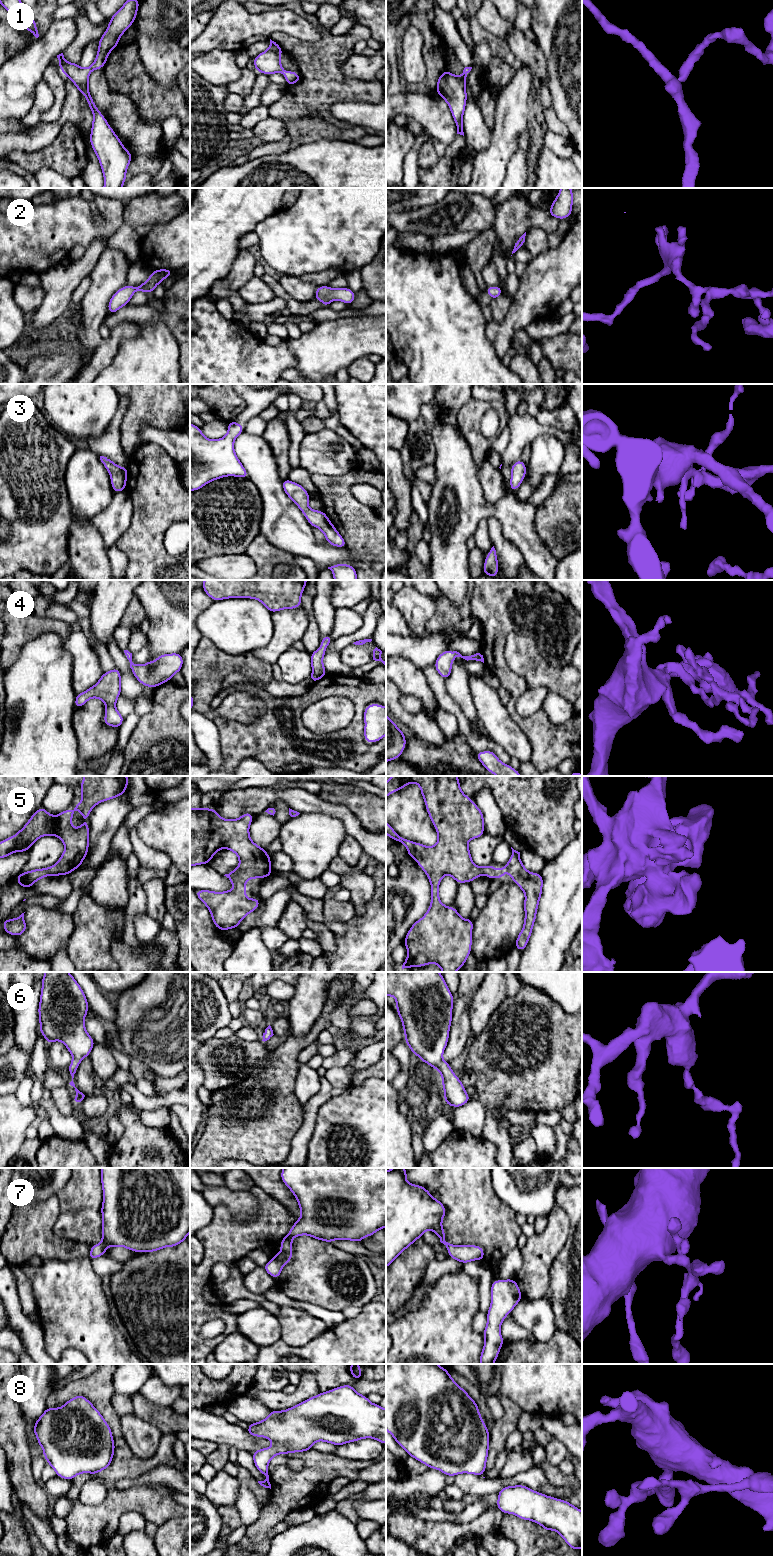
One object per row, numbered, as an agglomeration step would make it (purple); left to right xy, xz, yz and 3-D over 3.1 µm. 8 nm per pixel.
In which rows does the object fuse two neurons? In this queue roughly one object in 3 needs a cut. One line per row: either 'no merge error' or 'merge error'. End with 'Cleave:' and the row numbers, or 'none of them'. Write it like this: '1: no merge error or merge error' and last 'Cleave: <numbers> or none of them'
1: no merge error
2: no merge error
3: no merge error
4: no merge error
5: no merge error
6: no merge error
7: no merge error
8: no merge error
Cleave: none of them

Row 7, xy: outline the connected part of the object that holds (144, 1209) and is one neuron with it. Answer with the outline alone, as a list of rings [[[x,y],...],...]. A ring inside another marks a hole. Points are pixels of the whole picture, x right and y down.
[[[101,1168],[101,1184],[103,1241],[91,1245],[89,1259],[105,1255],[109,1246],[147,1253],[165,1247],[176,1247],[187,1239],[190,1232],[190,1168]]]

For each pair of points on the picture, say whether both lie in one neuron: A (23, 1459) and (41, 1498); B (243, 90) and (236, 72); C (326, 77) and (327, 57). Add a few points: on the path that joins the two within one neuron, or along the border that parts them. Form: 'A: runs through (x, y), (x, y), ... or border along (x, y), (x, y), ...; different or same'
A: runs through (23, 1469), (23, 1480), (31, 1488); same
B: border along (242, 69), (242, 74), (226, 85); different
C: runs through (326, 72), (326, 62); same

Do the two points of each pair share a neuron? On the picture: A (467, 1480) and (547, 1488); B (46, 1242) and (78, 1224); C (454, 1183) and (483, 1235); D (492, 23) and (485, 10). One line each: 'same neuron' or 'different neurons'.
A: same neuron
B: different neurons
C: same neuron
D: same neuron

